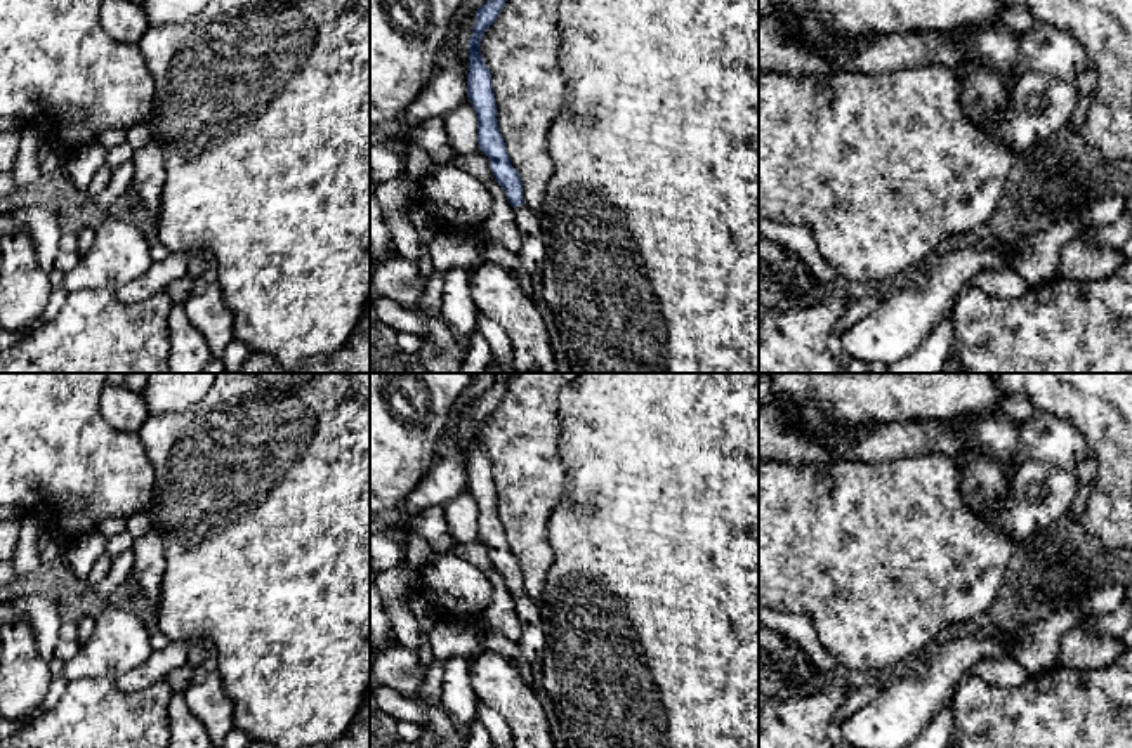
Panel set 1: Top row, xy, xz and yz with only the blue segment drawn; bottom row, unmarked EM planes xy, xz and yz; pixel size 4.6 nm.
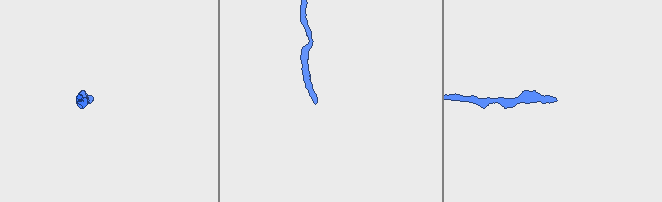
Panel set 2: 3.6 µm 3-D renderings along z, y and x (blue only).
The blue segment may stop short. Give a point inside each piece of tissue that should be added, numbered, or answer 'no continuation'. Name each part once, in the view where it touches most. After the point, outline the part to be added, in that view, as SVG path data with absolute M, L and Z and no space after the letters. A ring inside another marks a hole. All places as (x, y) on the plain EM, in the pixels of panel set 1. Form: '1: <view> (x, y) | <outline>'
1: xz (532, 641) | M524 592L514 597L514 606L521 621L517 646L531 666L540 666L545 646L545 633L540 625L540 606Z

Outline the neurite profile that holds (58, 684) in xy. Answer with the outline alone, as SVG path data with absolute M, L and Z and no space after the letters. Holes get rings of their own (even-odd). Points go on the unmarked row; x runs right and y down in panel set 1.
M63 673L52 675L49 691L47 691L43 701L40 703L40 706L36 708L36 712L45 713L45 712L52 710L63 698L66 687L68 687L68 682L63 677Z

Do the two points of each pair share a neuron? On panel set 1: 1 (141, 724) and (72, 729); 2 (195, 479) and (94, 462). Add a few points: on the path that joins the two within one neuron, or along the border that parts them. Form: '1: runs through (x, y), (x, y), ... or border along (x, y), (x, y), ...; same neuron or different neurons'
1: runs through (124, 729), (89, 729); same neuron
2: border along (138, 436), (153, 471), (153, 493), (148, 509); different neurons

